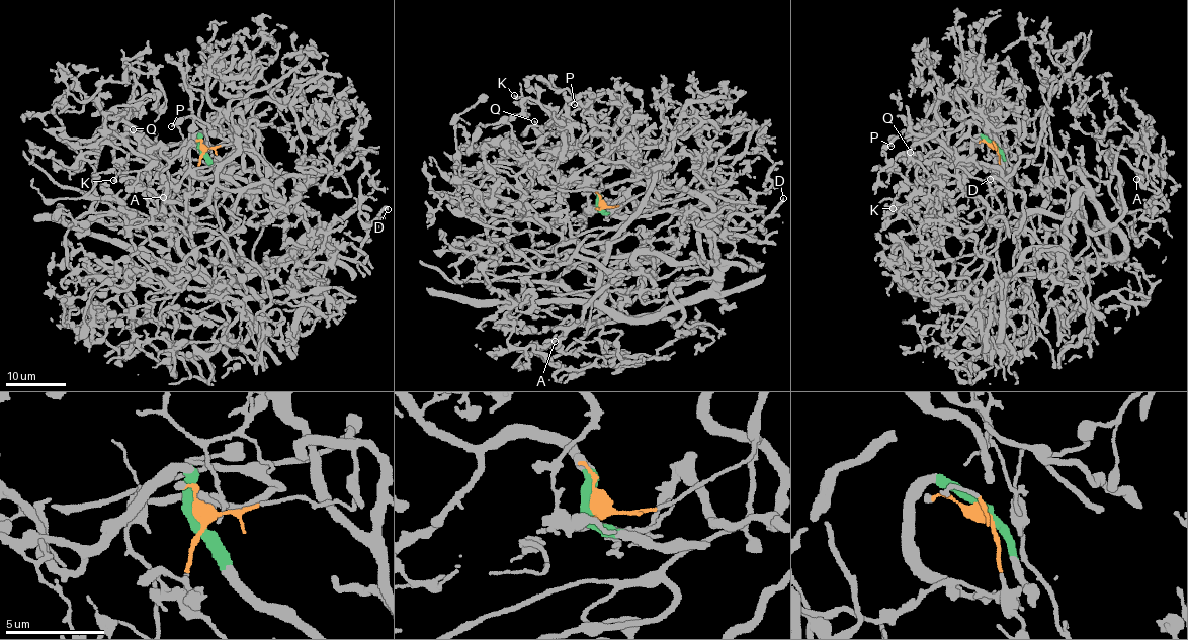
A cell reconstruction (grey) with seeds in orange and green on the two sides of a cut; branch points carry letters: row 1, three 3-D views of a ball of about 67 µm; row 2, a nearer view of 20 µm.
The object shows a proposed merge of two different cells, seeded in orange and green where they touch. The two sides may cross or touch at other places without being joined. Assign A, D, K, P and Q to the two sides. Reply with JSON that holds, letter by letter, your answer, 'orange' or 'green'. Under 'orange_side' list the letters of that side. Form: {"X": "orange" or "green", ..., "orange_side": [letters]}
{"A": "green", "D": "green", "K": "orange", "P": "orange", "Q": "orange", "orange_side": ["K", "P", "Q"]}

